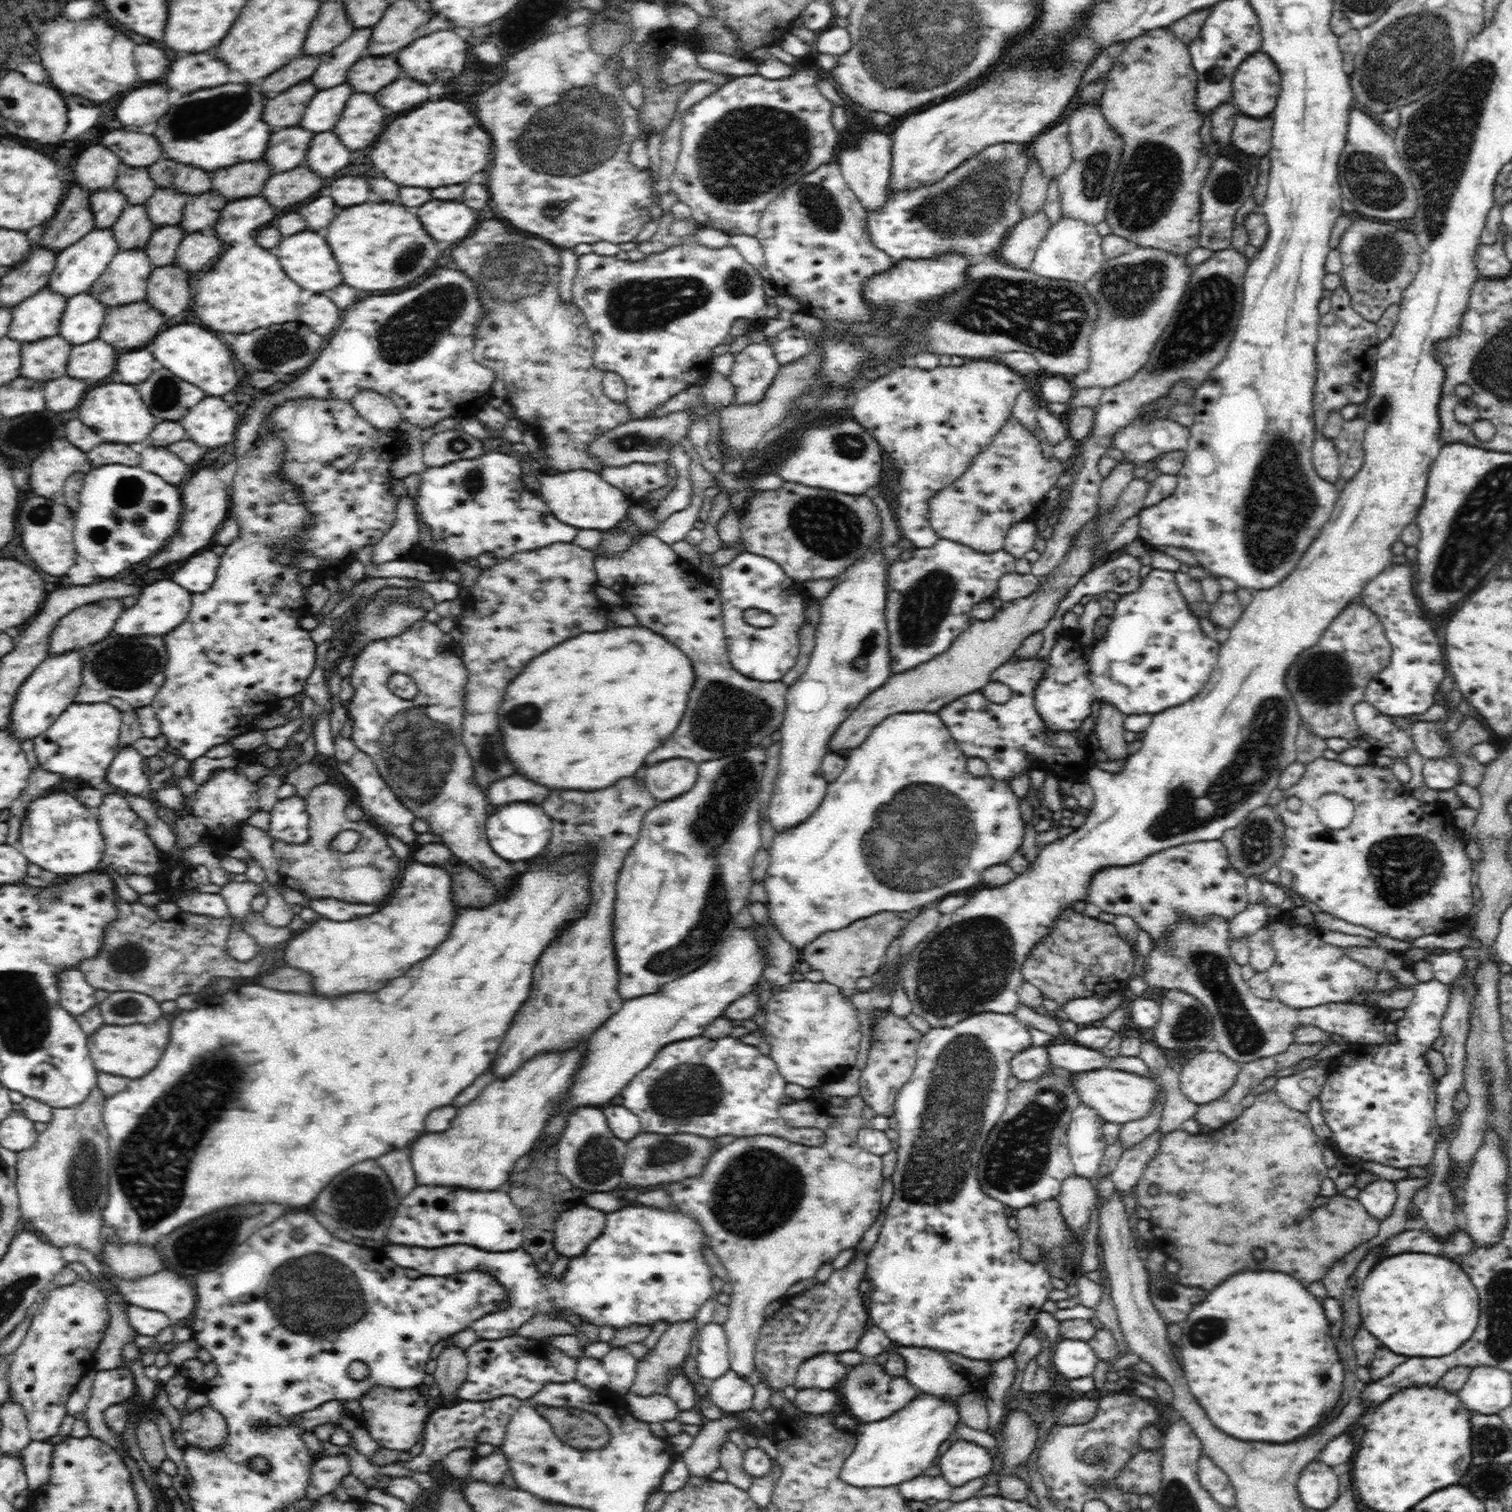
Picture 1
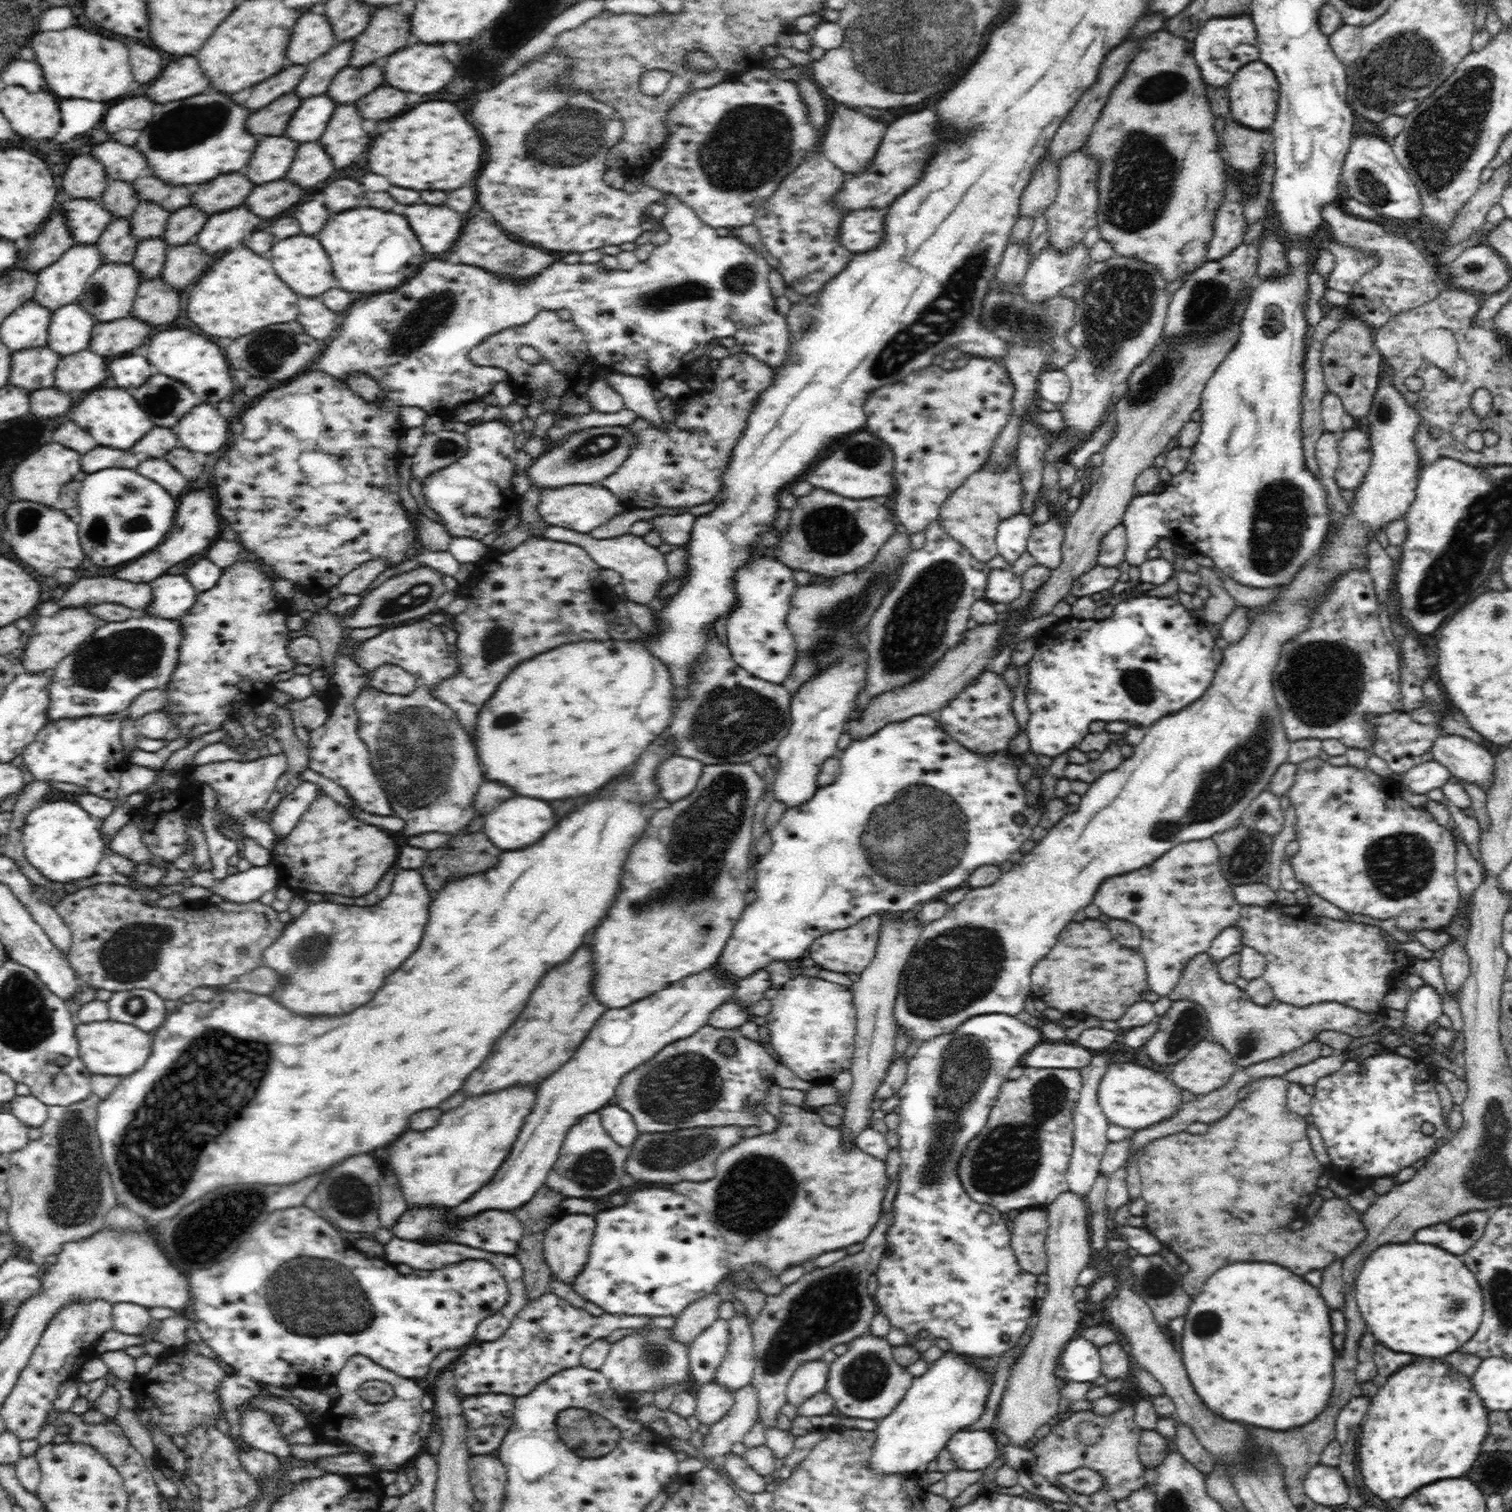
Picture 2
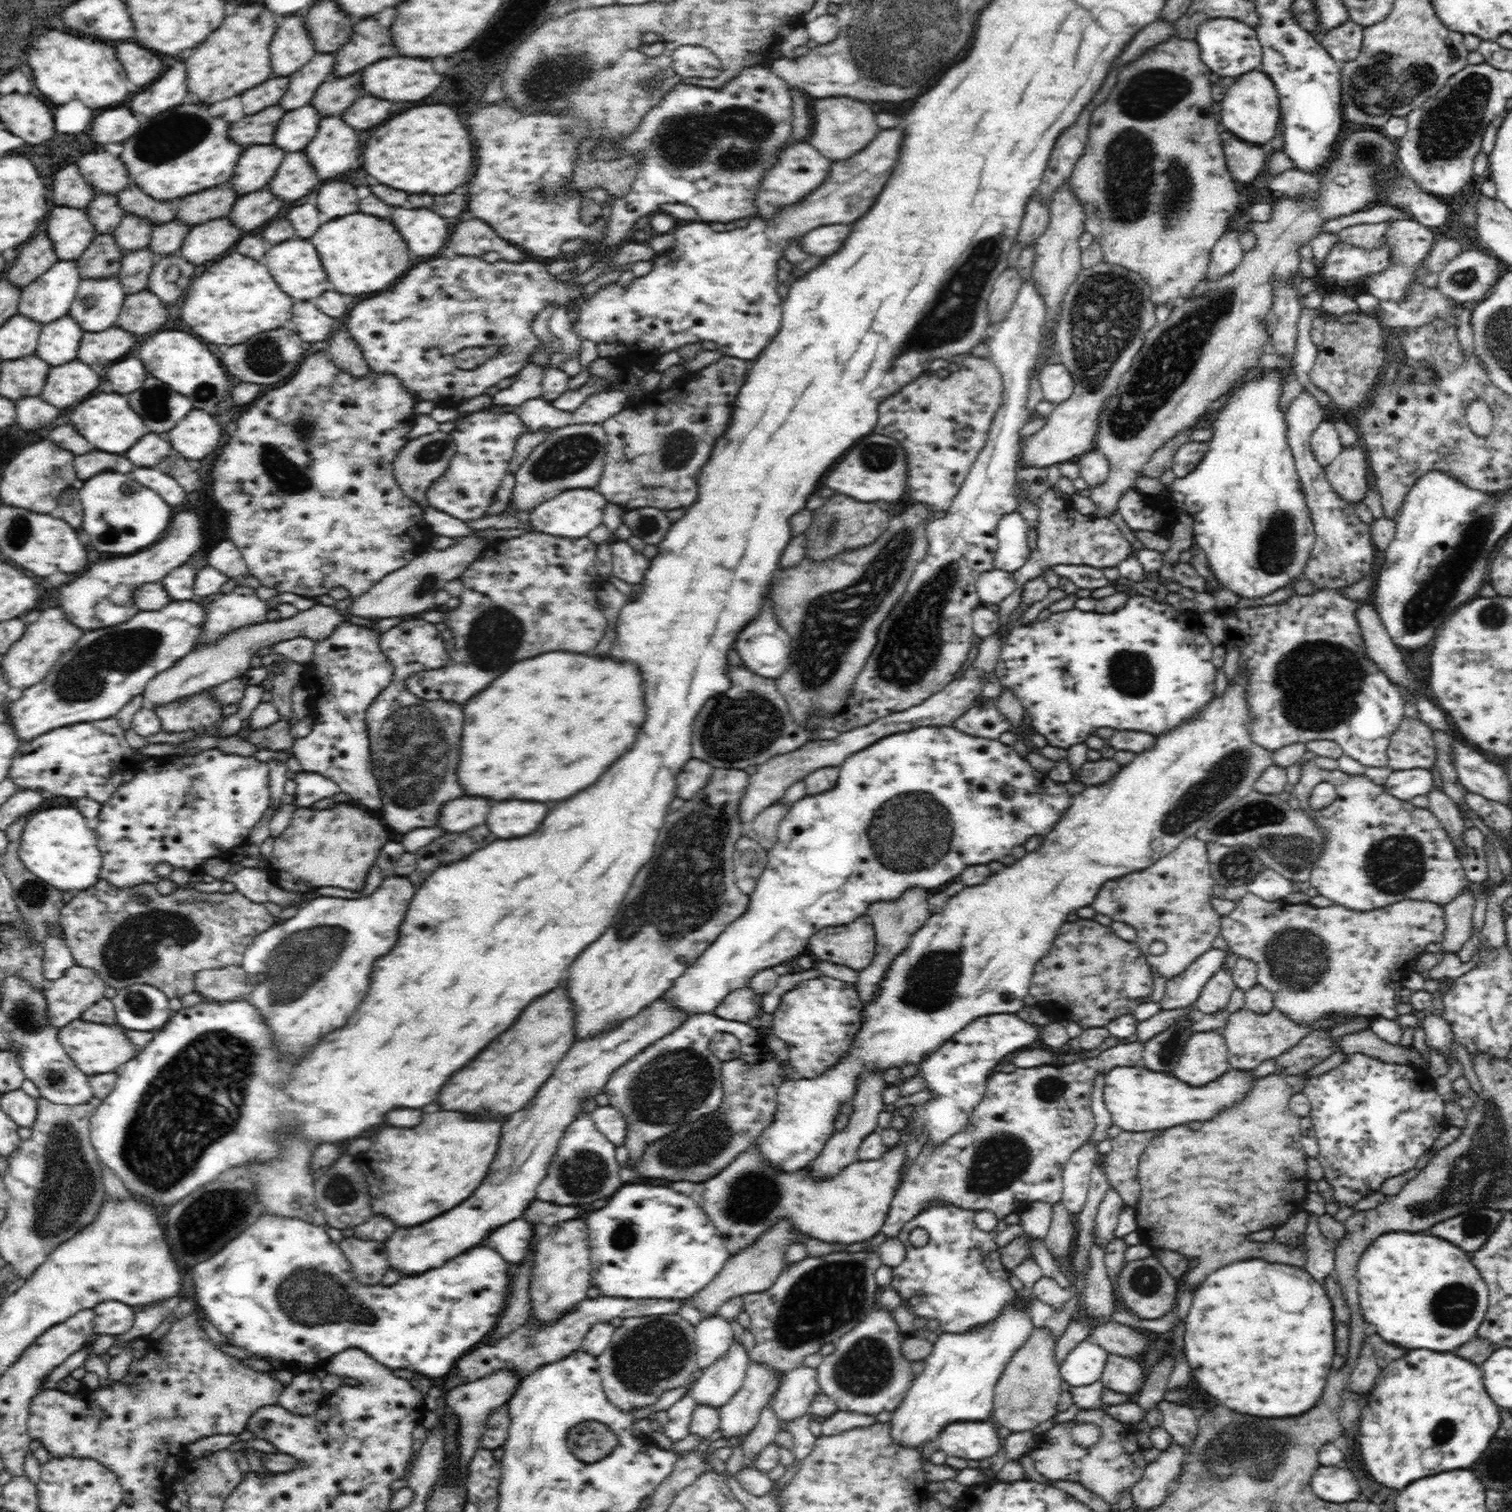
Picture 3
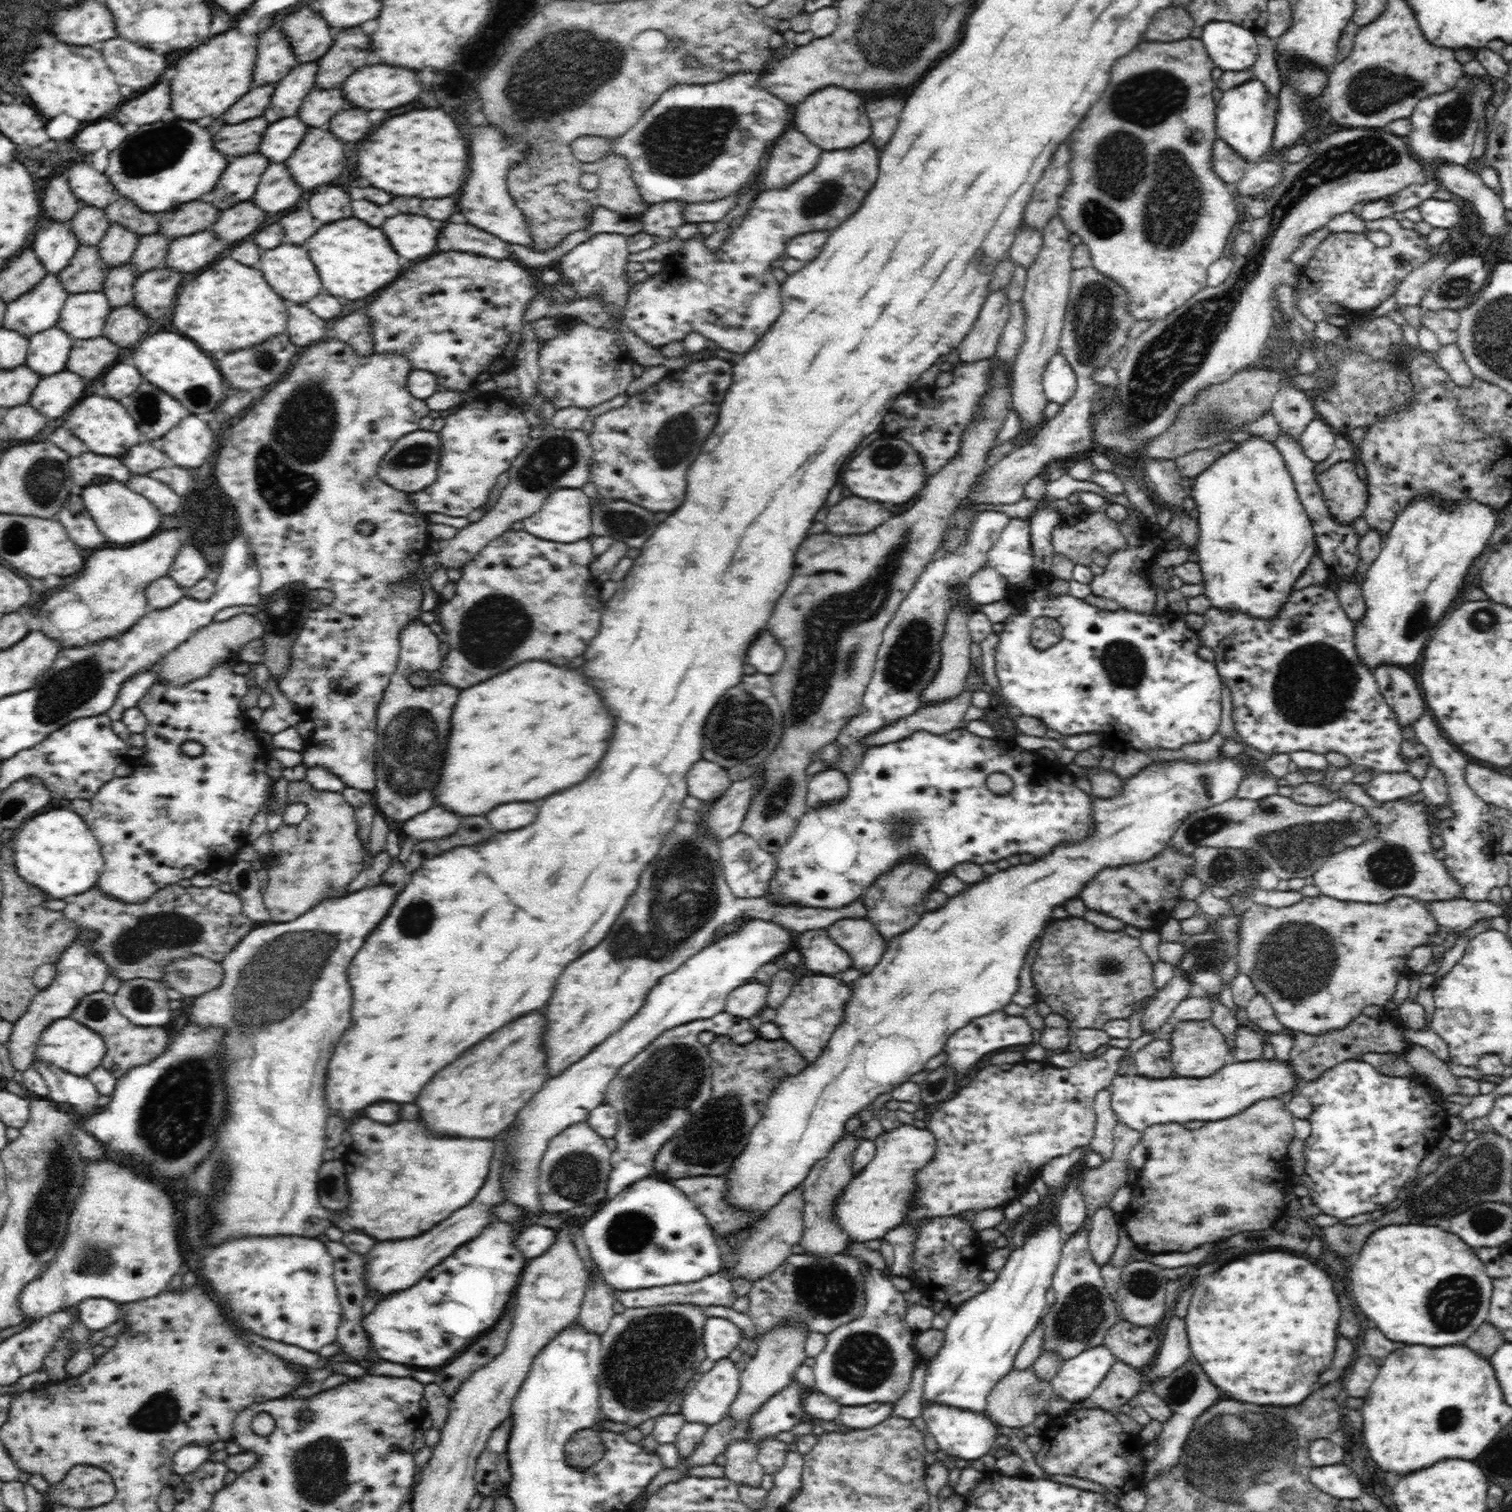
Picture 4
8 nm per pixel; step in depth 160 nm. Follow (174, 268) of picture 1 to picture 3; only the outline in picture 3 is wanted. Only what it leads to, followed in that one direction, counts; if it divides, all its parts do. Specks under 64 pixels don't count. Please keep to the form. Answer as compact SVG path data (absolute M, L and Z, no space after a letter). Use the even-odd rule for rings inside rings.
M149 290L126 295L116 326L130 334L146 334L156 330L166 320L166 308Z

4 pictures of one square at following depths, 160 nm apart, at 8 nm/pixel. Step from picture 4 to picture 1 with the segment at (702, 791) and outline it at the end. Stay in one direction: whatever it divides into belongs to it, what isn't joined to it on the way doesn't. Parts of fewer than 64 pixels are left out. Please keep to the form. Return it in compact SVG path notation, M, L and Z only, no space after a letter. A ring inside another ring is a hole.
M671 759L648 768L648 790L658 802L676 798L690 790L697 780L698 763L687 759Z

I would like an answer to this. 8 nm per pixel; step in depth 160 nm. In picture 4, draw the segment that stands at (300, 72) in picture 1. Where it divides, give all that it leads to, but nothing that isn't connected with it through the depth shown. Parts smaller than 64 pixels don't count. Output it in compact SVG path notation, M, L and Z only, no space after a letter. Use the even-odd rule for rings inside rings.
M264 84L262 86L253 86L250 92L241 96L230 110L220 116L218 123L238 124L248 119L263 116L264 111L268 108L272 94L274 94L274 84Z

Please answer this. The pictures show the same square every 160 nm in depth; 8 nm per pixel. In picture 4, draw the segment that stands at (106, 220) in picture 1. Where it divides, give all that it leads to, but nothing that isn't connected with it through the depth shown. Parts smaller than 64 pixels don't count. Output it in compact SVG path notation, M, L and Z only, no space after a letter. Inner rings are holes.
M47 220L36 232L31 249L46 268L47 274L59 274L80 246L68 222Z

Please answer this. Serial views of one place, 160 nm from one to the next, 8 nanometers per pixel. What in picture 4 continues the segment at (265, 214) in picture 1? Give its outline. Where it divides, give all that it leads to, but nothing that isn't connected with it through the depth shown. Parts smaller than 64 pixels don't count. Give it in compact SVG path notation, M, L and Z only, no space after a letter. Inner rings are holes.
M208 231L185 235L174 239L166 253L165 266L178 273L194 272L198 268L214 262L222 252L232 245L216 239L216 235Z

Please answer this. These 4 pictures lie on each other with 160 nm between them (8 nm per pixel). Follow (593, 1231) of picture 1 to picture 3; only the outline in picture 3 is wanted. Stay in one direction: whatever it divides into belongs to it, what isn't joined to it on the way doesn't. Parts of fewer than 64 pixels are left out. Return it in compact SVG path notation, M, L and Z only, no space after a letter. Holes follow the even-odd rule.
M584 1219L559 1222L546 1228L536 1245L531 1270L530 1294L532 1297L531 1322L552 1324L558 1317L571 1312L587 1300L586 1292L592 1287L588 1226Z

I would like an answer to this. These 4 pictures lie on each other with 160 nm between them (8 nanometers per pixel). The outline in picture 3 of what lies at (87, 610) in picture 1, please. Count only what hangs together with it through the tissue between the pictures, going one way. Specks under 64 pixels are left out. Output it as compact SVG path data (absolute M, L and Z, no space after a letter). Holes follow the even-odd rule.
M60 608L44 610L36 622L26 626L26 634L3 654L3 677L5 682L15 691L22 691L35 686L54 666L54 663L76 644L76 641L84 634L84 630L74 626Z

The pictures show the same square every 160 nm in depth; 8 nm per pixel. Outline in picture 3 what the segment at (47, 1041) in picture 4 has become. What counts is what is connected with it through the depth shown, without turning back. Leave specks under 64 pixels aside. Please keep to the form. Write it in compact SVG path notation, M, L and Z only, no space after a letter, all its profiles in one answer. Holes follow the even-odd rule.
M81 1018L69 1022L59 1030L59 1043L63 1046L67 1055L76 1063L76 1066L89 1077L102 1073L115 1072L119 1066L130 1061L131 1058L134 1058L140 1052L140 1050L135 1048L135 1044L129 1041L125 1029L119 1023L110 1026L107 1023L86 1022Z

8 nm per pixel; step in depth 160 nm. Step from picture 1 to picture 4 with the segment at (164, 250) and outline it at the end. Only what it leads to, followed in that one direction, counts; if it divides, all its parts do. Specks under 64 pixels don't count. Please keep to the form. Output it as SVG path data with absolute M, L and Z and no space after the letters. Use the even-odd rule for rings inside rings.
M131 263L114 267L108 272L101 291L106 295L110 308L133 304L133 286L137 277L136 269Z

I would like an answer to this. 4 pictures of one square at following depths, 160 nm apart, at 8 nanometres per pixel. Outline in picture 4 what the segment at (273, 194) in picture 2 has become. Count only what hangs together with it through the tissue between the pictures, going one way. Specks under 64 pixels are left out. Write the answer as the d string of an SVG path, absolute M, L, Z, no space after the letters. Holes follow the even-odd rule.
M248 200L222 211L220 218L210 230L216 235L216 239L233 245L236 244L236 240L254 234L264 220L266 220L266 211L262 212L251 200Z

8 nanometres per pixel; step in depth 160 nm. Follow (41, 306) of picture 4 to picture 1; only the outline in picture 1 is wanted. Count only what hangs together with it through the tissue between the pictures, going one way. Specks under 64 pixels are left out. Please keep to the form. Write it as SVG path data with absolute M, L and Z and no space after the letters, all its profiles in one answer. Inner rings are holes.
M102 228L102 230L92 230L72 246L65 248L58 254L55 272L51 274L46 287L68 299L80 292L88 291L92 283L106 272L107 264L113 256L120 252L115 238L111 228Z

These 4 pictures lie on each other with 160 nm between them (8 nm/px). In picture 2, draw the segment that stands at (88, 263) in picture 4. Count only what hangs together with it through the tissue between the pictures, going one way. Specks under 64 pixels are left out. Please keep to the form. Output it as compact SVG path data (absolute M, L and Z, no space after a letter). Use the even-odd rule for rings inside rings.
M114 219L97 240L97 249L104 263L131 264L140 240L132 235L130 219Z

